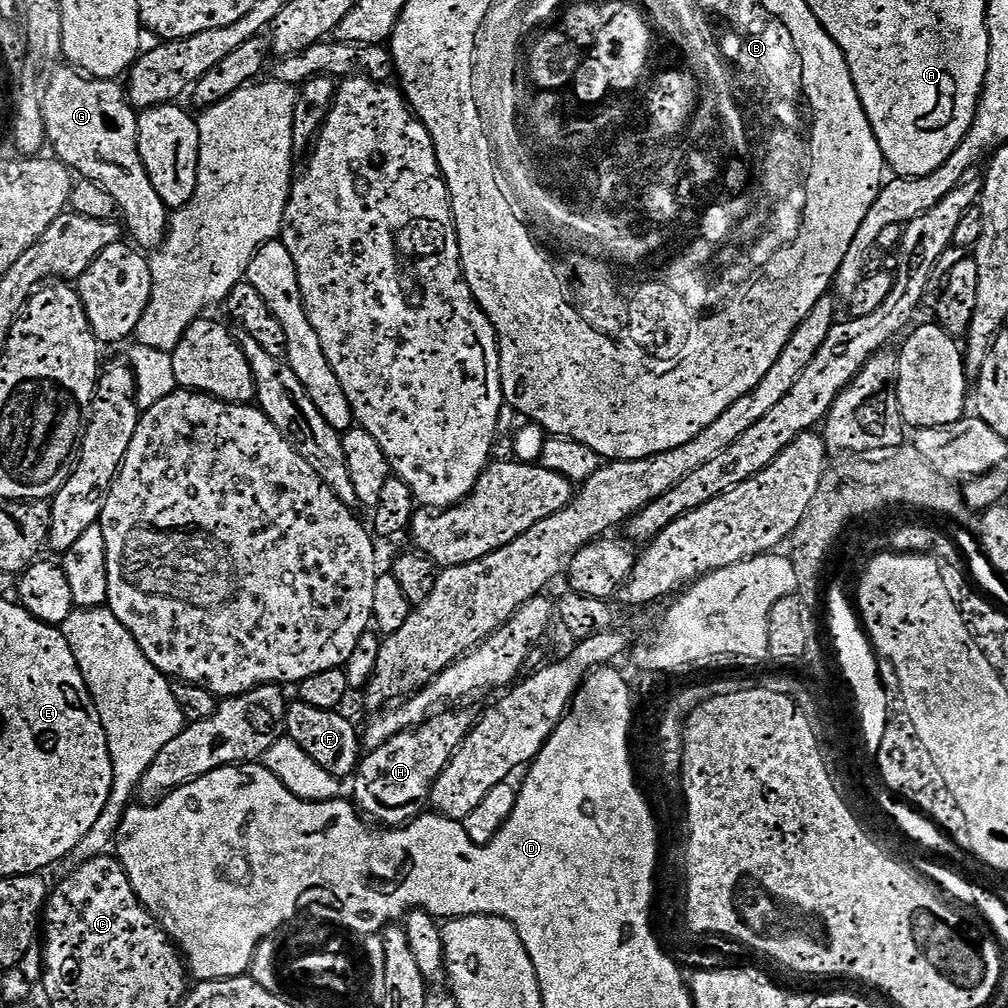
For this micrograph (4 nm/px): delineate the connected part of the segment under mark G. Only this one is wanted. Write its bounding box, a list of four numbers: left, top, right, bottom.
[40,66,170,249]

